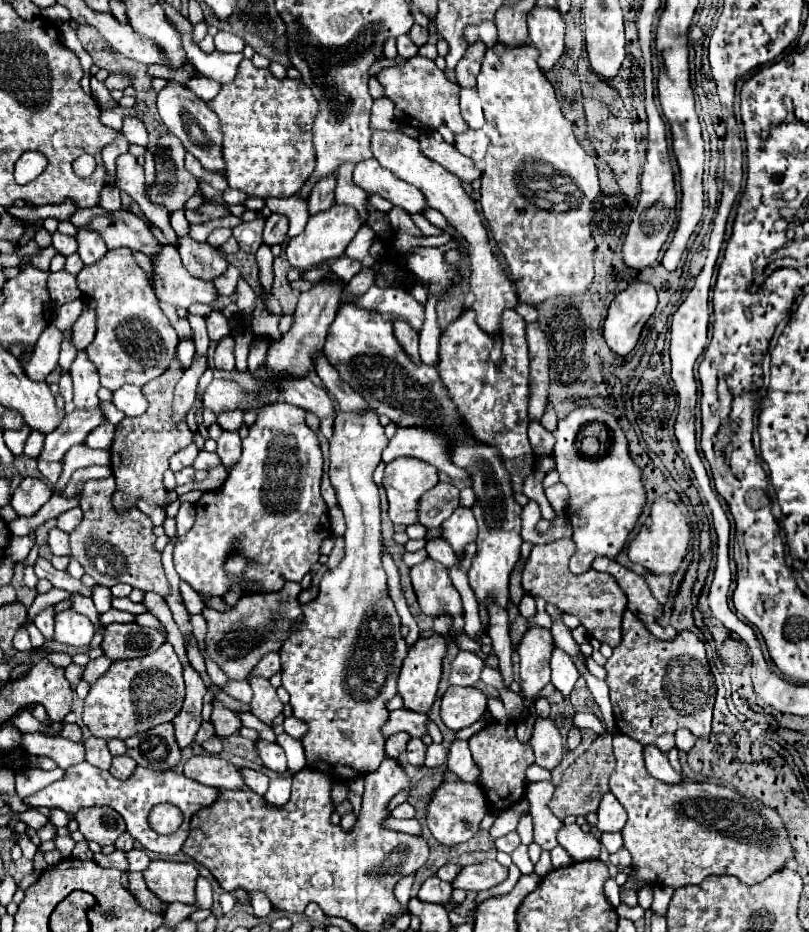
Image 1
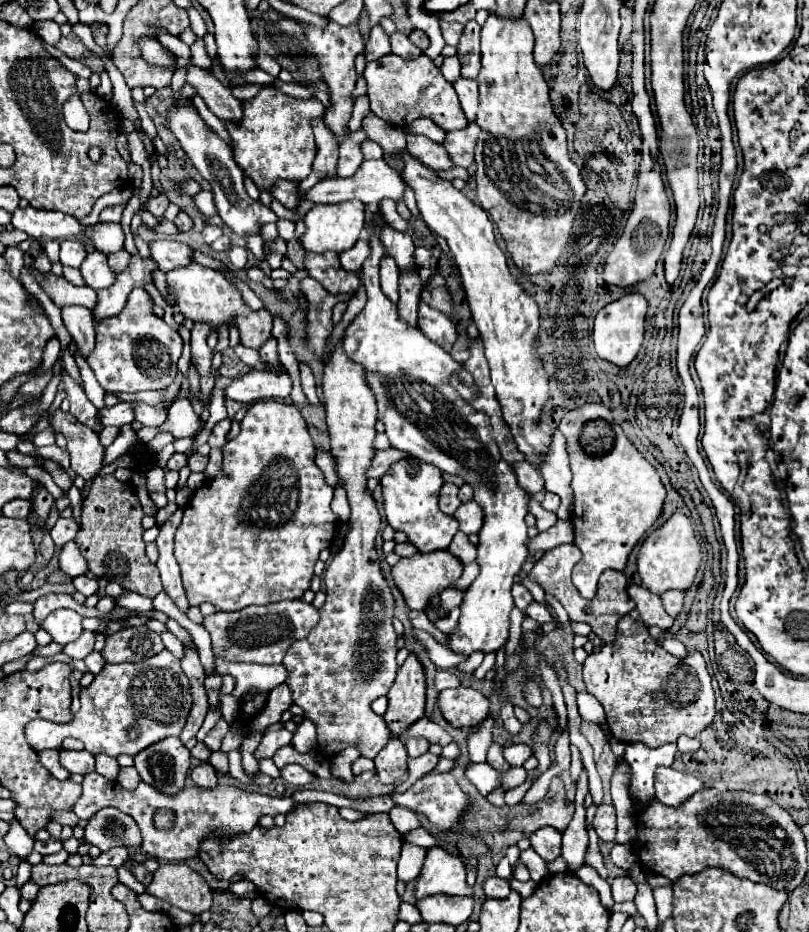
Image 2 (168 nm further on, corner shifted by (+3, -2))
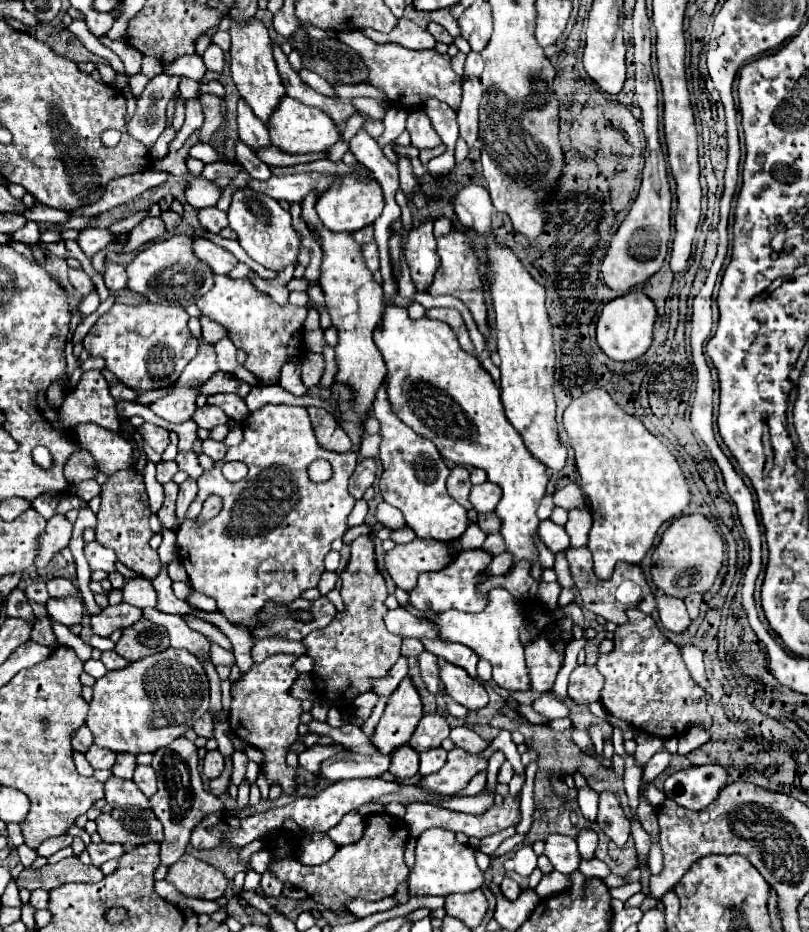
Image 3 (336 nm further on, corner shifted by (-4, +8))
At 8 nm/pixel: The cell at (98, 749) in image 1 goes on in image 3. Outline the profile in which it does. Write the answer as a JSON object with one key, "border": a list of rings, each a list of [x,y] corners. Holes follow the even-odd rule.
{"border":[[[118,754],[116,764],[112,766],[112,774],[118,778],[132,778],[132,770],[136,768],[136,756],[134,754]]]}

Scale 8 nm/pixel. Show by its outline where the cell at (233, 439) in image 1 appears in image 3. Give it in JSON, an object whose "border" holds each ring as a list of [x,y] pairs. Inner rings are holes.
{"border":[[[204,406],[204,408],[198,408],[196,414],[194,414],[194,420],[200,428],[208,428],[212,430],[214,426],[218,424],[226,424],[230,418],[224,414],[224,410],[220,406]]]}

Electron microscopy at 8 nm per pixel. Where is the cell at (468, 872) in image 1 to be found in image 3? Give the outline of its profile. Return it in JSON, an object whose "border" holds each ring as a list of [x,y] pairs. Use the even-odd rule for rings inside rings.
{"border":[[[506,876],[506,878],[502,880],[500,888],[502,888],[502,894],[504,894],[508,900],[518,898],[518,894],[520,894],[520,886],[518,886],[518,882],[516,882],[516,880],[512,880],[510,876]]]}

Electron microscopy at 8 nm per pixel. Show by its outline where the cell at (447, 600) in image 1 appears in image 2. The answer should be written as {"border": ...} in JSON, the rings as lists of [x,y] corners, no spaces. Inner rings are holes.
{"border":[[[437,550],[437,552],[429,552],[429,554],[415,552],[409,558],[399,558],[399,562],[391,568],[393,582],[401,590],[405,604],[411,610],[425,610],[429,598],[433,594],[439,594],[443,588],[451,586],[461,576],[461,572],[463,572],[461,560],[457,560],[457,556],[453,556],[449,550]]]}

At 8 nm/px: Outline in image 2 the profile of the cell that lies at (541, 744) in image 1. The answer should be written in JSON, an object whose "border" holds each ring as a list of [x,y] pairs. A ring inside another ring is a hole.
{"border":[[[523,782],[521,786],[517,786],[517,788],[509,790],[509,792],[505,792],[505,804],[508,806],[519,804],[519,802],[523,800],[525,792],[529,790],[529,786],[531,786],[531,782]]]}

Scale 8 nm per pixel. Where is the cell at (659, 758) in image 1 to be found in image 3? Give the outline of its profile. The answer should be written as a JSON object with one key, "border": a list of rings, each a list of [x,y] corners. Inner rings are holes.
{"border":[[[718,764],[682,768],[666,778],[664,792],[680,806],[698,812],[716,798],[720,786],[726,786],[726,776],[726,770]]]}

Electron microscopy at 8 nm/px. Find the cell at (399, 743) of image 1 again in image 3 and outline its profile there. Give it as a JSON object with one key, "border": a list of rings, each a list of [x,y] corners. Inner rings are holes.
{"border":[[[400,746],[390,754],[392,764],[390,764],[390,774],[396,776],[396,780],[412,778],[418,774],[418,752],[410,746]]]}

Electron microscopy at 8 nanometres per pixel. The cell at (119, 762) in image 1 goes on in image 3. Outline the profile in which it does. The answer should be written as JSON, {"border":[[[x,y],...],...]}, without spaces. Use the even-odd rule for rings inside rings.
{"border":[[[138,764],[136,770],[134,770],[134,778],[132,780],[148,796],[152,796],[156,792],[156,774],[154,774],[152,766],[140,766]]]}

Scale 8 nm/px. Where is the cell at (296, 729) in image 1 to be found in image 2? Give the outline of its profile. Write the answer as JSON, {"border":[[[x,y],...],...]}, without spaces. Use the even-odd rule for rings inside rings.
{"border":[[[303,720],[299,724],[297,732],[293,734],[293,748],[301,754],[317,748],[317,732],[315,732],[315,724],[311,720]]]}

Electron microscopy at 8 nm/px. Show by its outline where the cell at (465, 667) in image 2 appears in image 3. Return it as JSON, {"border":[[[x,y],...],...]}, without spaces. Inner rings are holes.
{"border":[[[422,640],[424,642],[424,648],[452,664],[458,664],[462,666],[472,678],[478,678],[476,676],[476,664],[478,664],[478,656],[464,644],[458,644],[458,642],[432,642],[432,640]]]}

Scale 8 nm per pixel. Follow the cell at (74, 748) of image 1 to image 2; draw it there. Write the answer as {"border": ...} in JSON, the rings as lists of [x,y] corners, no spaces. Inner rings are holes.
{"border":[[[61,750],[61,764],[71,774],[89,774],[95,770],[95,756],[87,750],[73,752],[73,750]]]}

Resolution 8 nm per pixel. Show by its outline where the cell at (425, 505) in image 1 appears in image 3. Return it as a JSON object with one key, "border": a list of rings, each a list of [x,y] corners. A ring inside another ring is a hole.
{"border":[[[454,466],[448,476],[448,494],[462,506],[468,506],[468,494],[472,488],[468,476],[470,472],[464,466]]]}

